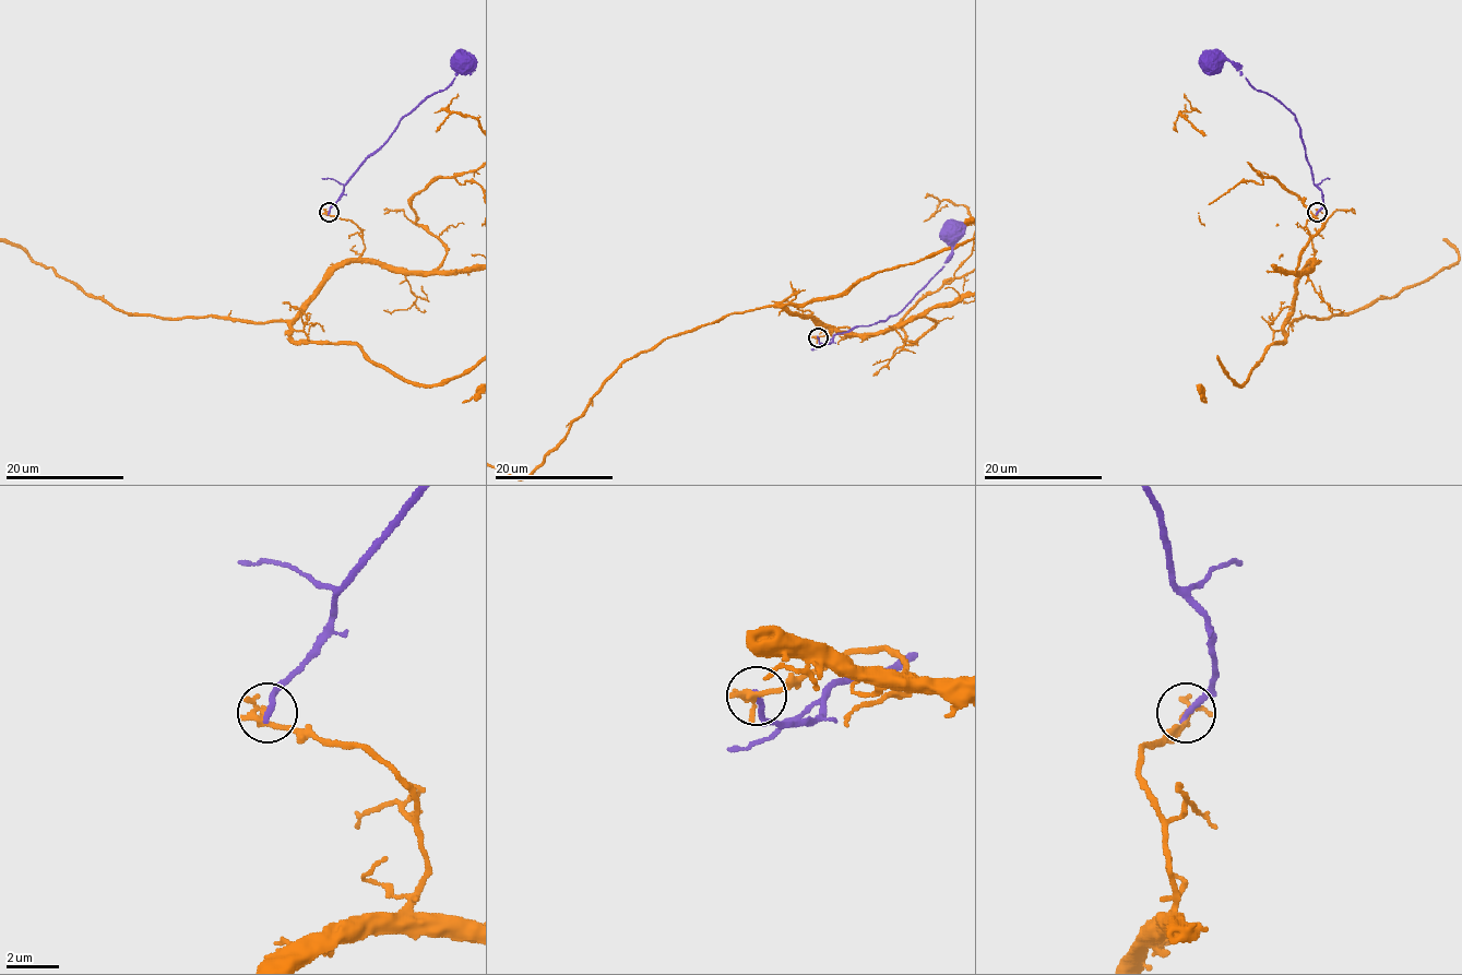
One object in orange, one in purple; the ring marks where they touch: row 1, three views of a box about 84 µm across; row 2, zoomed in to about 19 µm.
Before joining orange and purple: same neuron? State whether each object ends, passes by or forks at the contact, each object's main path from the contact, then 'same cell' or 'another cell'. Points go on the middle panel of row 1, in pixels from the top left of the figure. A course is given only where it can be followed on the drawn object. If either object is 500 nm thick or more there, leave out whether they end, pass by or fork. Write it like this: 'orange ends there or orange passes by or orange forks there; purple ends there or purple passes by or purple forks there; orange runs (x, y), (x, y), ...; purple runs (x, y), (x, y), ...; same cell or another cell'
orange ends there; purple ends there; orange runs (818, 337), (840, 328), (854, 333), (780, 306), (732, 312), (623, 363), (522, 478); purple runs (818, 337), (822, 344), (830, 344), (839, 333), (892, 317), (945, 266), (959, 235), (953, 232); another cell

